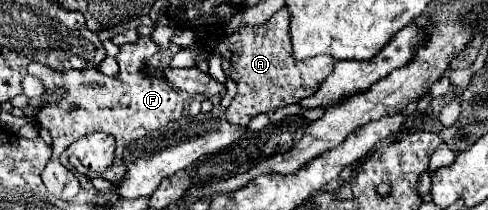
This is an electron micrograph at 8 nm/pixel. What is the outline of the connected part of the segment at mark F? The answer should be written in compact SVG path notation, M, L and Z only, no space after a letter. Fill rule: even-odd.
M149 36L139 38L133 44L121 46L121 50L117 54L117 62L119 62L117 76L105 76L97 68L67 70L67 72L59 74L39 62L29 64L27 74L39 78L43 82L47 94L51 94L55 90L63 90L61 100L53 102L53 104L43 104L43 108L39 108L39 112L37 112L37 128L49 130L49 134L53 138L53 150L55 150L53 156L55 158L59 158L61 152L69 144L73 144L75 140L79 140L81 136L85 136L89 132L113 134L117 140L117 152L115 152L115 162L113 162L111 170L101 174L95 172L91 172L91 174L111 182L119 182L127 172L127 168L123 168L123 152L125 152L127 144L147 136L147 132L151 132L151 130L157 130L183 116L183 98L179 96L179 92L171 84L167 84L167 80L163 80L159 76L151 76L145 70L147 58L151 58L157 50L159 50L159 46ZM125 94L131 98L129 106L119 104L119 98ZM73 106L79 106L79 110L69 112L69 108L73 108Z

